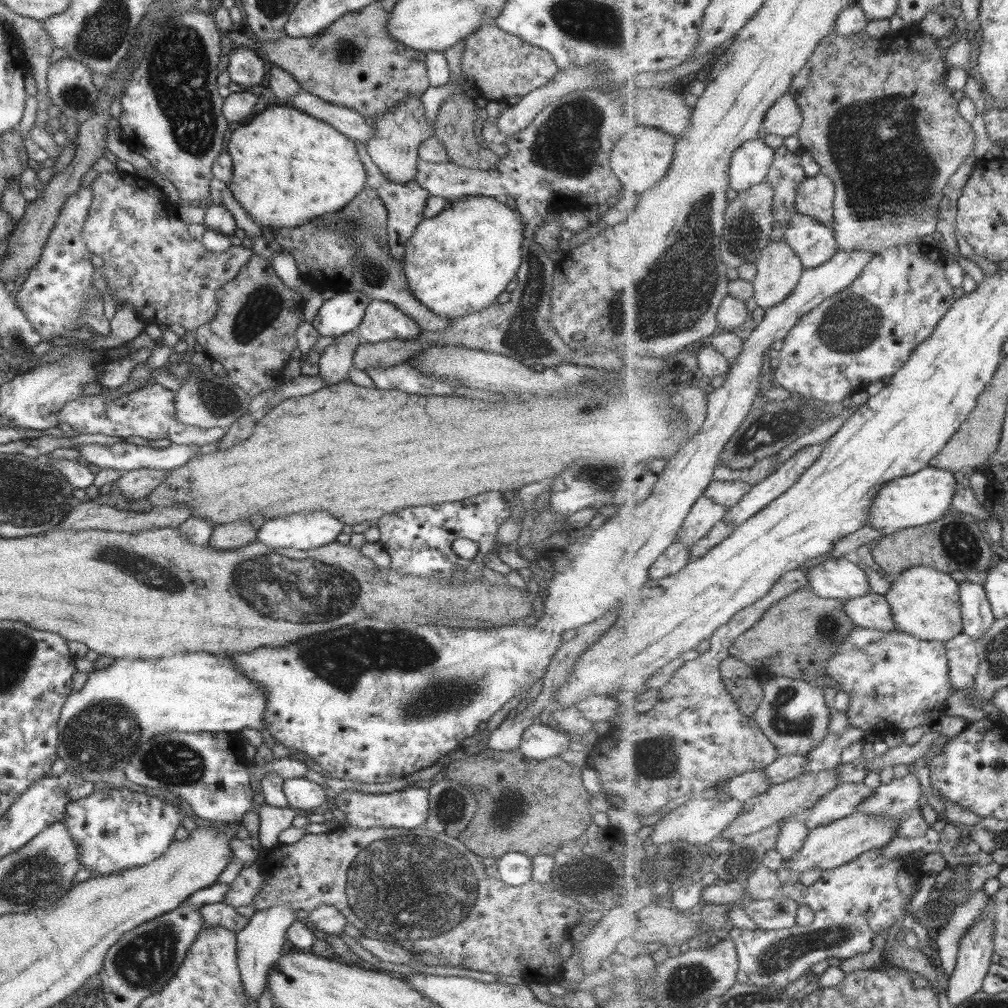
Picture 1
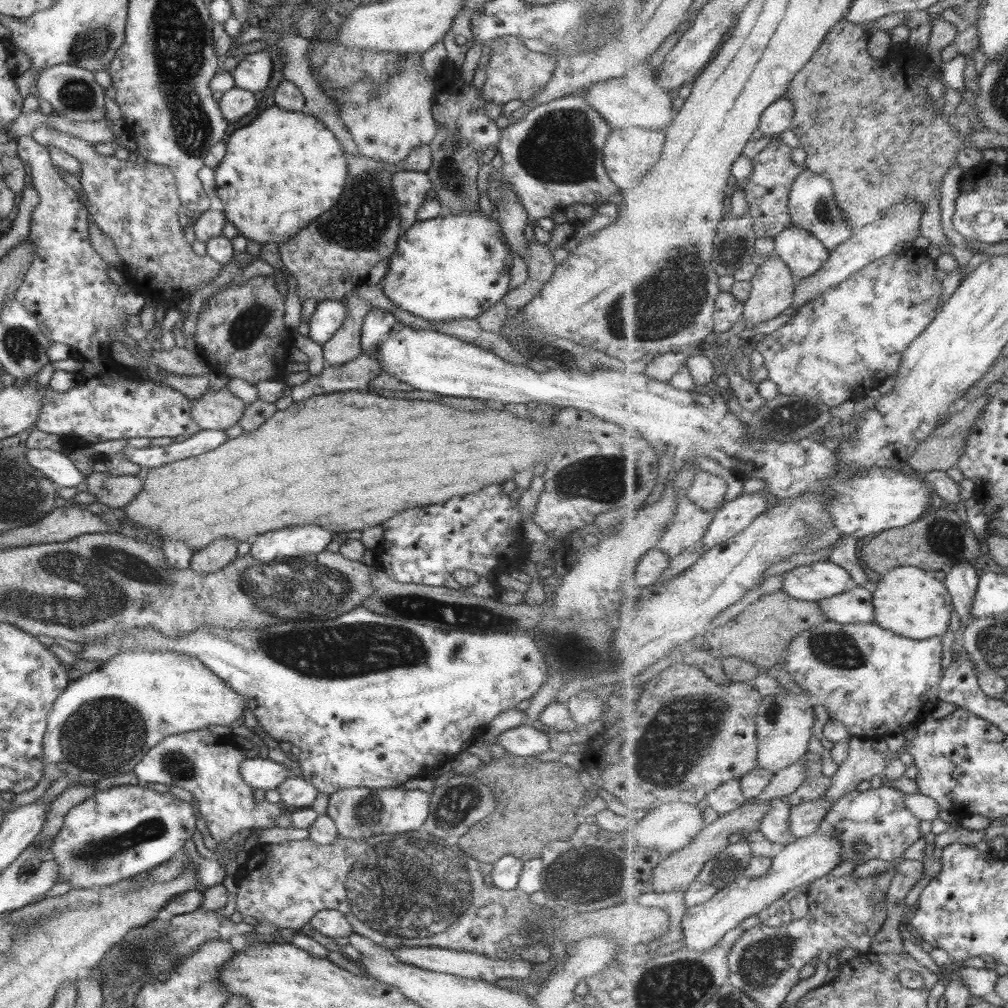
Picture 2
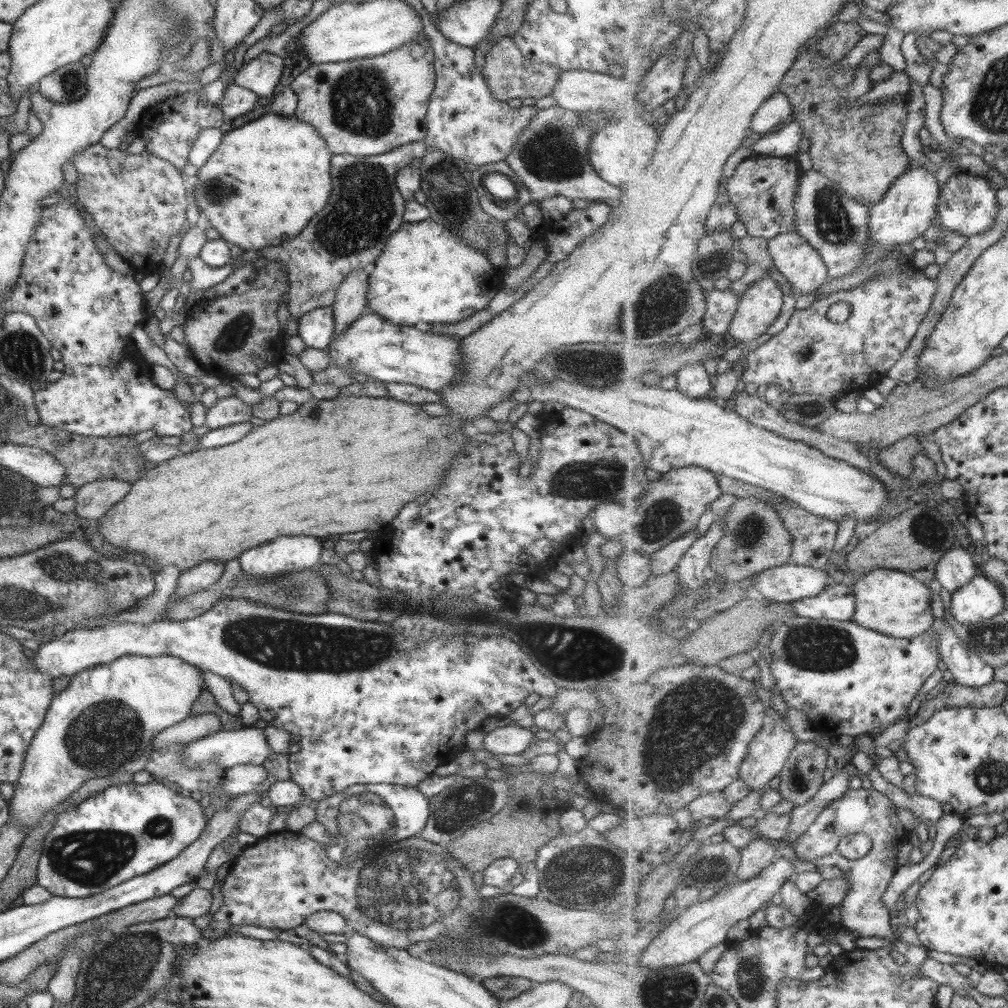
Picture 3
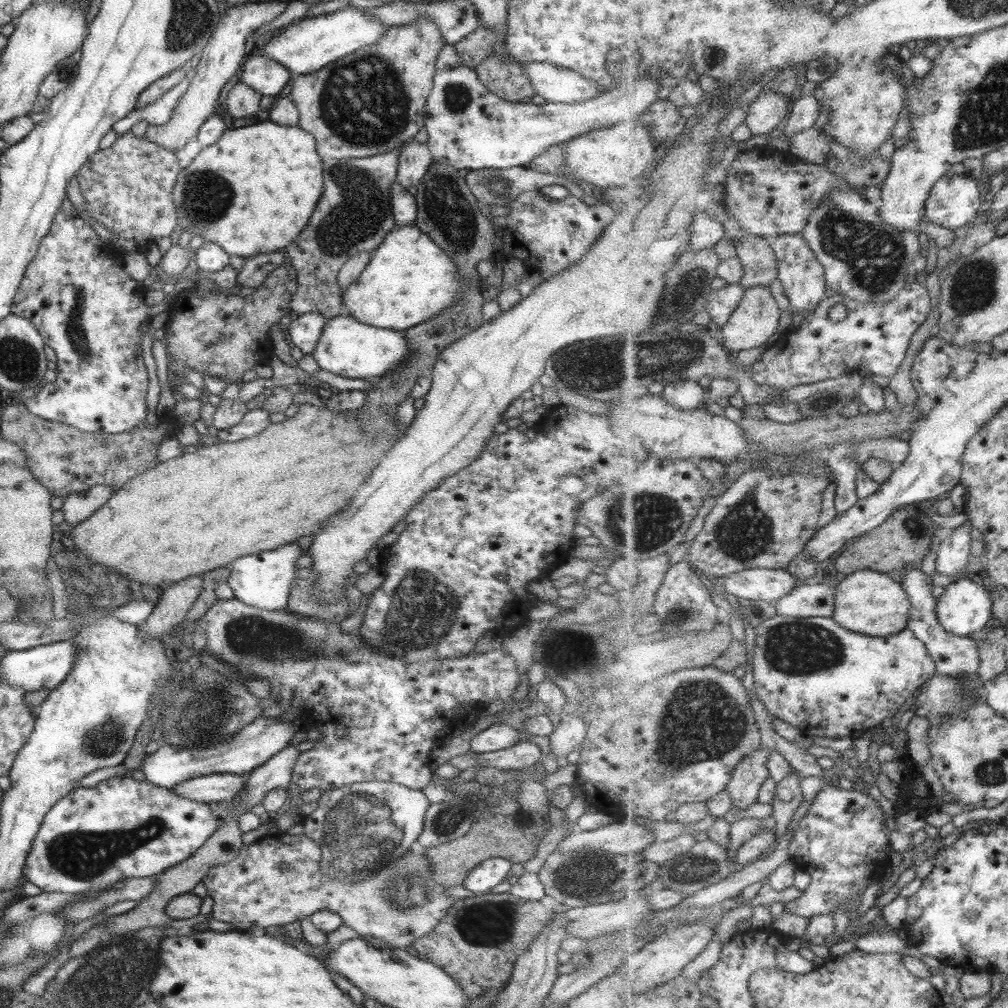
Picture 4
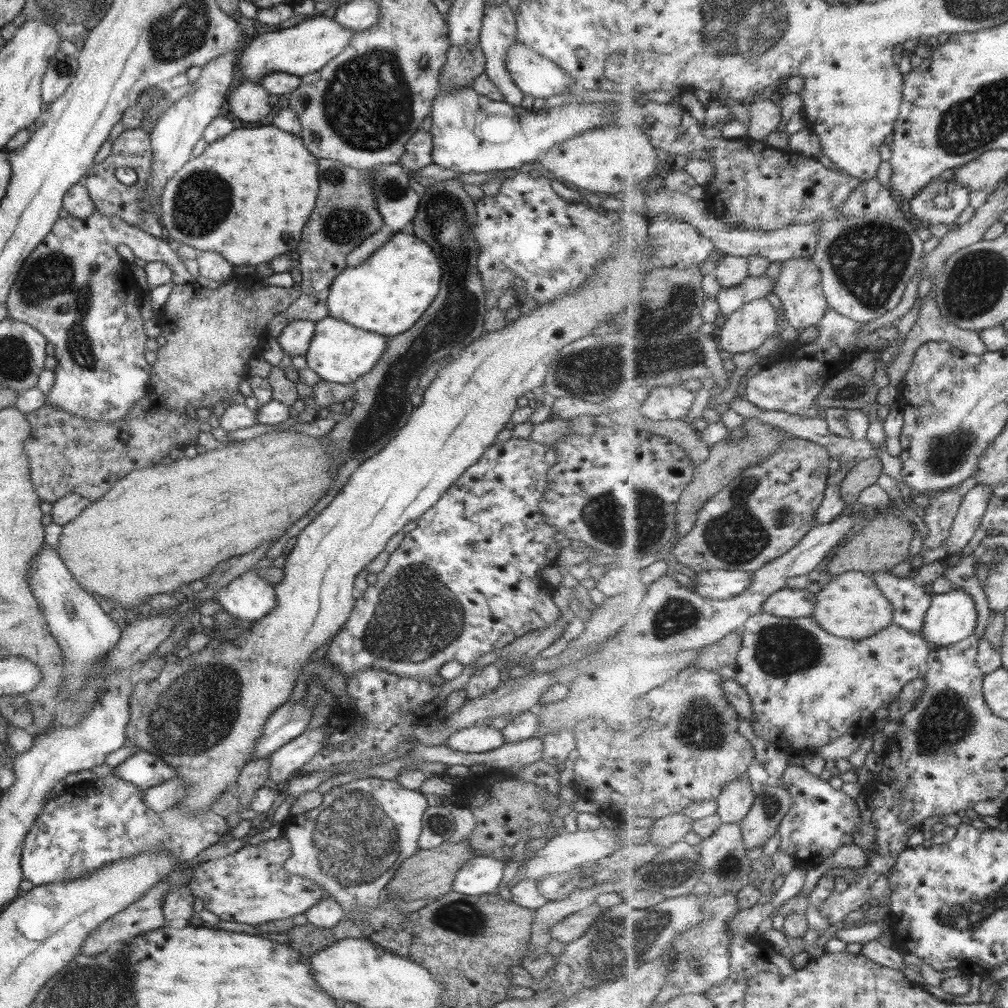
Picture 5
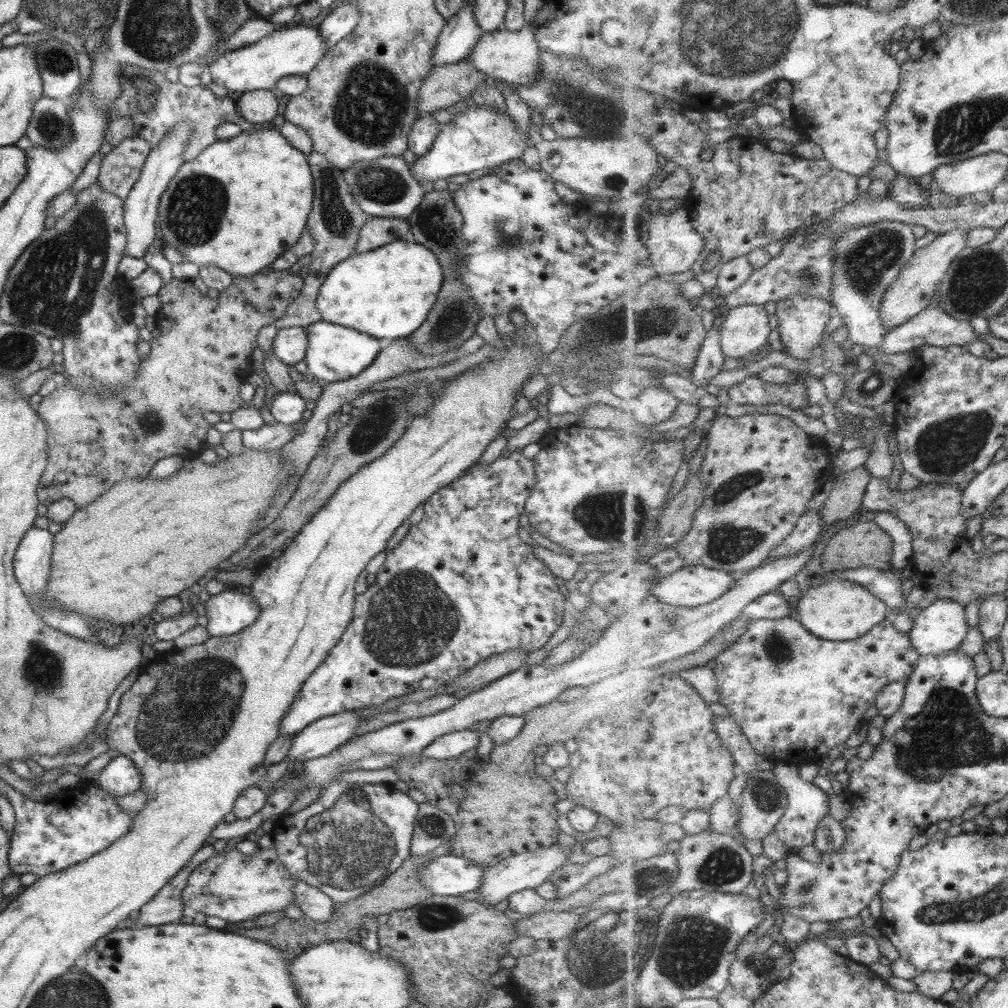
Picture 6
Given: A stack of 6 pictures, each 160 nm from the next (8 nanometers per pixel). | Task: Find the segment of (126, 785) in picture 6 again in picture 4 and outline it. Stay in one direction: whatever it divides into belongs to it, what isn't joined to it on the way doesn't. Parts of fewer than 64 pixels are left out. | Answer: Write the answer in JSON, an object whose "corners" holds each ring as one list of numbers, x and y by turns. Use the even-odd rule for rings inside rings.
{"corners":[[260,715,253,722,237,731,230,739,228,736,225,741,221,741,209,749,181,749,168,745,161,746,153,754,147,755,138,769,143,773,144,780,165,789,170,789,182,780,211,773,243,775,261,766,271,756,275,756,277,752,286,748,293,733,290,722,285,722,277,717,264,718]]}

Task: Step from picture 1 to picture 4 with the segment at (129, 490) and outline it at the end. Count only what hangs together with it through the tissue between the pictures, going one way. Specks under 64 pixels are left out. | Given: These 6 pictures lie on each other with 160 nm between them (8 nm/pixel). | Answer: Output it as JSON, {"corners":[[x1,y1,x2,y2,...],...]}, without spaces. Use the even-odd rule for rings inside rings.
{"corners":[[94,485,83,492,68,494,60,508,64,521,69,525,83,522,95,509,98,509,111,496,114,490,105,485]]}

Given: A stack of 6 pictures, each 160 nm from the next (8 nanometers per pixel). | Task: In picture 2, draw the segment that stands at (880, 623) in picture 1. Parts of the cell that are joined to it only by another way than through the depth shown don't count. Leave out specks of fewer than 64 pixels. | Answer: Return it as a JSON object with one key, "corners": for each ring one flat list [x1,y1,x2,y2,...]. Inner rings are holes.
{"corners":[[855,585,843,594,818,601,828,620,841,624,874,622,874,591]]}

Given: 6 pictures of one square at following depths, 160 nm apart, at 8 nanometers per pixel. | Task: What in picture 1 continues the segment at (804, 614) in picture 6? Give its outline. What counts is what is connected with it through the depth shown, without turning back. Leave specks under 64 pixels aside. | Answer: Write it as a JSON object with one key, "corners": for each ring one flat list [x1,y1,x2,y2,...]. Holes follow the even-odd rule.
{"corners":[[913,567,891,579,892,587,884,591,893,618,901,631,923,640,946,642,963,632,960,584,949,573,929,567]]}

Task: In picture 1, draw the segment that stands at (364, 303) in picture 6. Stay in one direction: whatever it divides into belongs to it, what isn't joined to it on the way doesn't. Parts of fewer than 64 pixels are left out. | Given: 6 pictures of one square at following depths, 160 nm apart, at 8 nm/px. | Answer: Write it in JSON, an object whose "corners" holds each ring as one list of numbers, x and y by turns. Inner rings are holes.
{"corners":[[479,195,469,197,467,200,463,198,463,200,459,200,459,202,448,204,442,212,439,212,439,215,419,222,415,231,409,236,409,240,407,240,405,256,403,260,401,260,403,264,403,275,405,275,405,279,407,279,407,289,411,291,415,300,418,300,425,308,428,308,431,312,440,317,447,317,450,320,487,308,490,304,496,302,497,296,505,291,507,284,513,280,513,276,516,276,519,264,521,264,520,248,521,242,524,240,523,230,524,226,521,222,521,216,505,206,502,199,493,199,488,196]]}

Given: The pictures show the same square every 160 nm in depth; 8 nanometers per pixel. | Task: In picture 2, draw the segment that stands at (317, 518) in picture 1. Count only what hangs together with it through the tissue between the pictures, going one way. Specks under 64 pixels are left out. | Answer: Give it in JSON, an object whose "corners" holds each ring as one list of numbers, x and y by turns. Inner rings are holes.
{"corners":[[295,526,252,537,249,556,265,563,288,562,325,550,331,532,319,526]]}

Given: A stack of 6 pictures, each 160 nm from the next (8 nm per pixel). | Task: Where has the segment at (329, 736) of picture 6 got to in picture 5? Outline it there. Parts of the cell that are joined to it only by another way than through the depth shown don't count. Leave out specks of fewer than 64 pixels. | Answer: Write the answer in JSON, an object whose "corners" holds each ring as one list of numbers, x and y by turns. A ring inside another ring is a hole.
{"corners":[[313,728,302,732,293,741,275,750,269,756,267,784,274,787,285,784,295,775,300,766,309,762,309,759,325,748,328,734,323,728]]}

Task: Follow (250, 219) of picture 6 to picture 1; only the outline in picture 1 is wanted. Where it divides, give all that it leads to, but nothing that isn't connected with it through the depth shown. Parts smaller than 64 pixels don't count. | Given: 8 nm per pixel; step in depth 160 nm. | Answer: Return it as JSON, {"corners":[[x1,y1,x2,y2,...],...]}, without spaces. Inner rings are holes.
{"corners":[[277,103,267,106,247,124,235,129,227,143,226,153,232,162,227,188,237,204,245,210,257,227,300,228,307,220,331,215,348,204,365,186,365,171,357,156,353,141,337,132,331,125,299,109]]}

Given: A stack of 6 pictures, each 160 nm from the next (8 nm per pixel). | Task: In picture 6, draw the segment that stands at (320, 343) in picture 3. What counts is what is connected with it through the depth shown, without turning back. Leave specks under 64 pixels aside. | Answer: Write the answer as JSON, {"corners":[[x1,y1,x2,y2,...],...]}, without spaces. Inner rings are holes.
{"corners":[[304,327,280,328,273,338,273,354,286,365,304,360,307,347]]}

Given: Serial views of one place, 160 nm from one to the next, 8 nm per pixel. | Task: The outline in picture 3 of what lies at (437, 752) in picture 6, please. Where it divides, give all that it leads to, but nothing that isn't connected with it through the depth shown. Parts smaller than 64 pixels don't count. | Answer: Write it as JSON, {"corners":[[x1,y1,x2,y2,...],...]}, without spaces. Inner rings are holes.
{"corners":[[505,725,503,728,495,728,485,734,483,749,493,755,519,755,528,746,528,742,535,739,534,734,523,726]]}

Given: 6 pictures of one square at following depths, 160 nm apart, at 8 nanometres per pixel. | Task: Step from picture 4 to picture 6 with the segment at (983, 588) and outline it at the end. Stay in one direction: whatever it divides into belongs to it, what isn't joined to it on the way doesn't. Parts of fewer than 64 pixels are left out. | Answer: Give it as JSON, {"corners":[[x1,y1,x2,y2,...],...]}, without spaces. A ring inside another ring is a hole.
{"corners":[[940,598,919,610,910,630,910,639,921,657,955,651,969,632,965,606,949,598]]}

